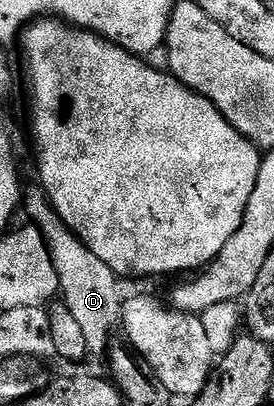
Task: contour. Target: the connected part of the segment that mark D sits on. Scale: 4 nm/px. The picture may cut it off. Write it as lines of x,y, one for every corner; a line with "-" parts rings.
34,186
30,192
28,189
24,193
23,212
33,219
30,220
32,227
39,229
47,242
51,260
58,272
63,303
79,321
79,327
83,329
83,334
87,337
90,353
96,354
101,351
104,353
110,347
109,339
112,338
113,331
116,328
118,331
123,324
122,281
117,273
111,270
111,266
107,266
107,262
95,258
95,254
91,254
89,247
63,223
59,214
53,209
53,203
40,187

